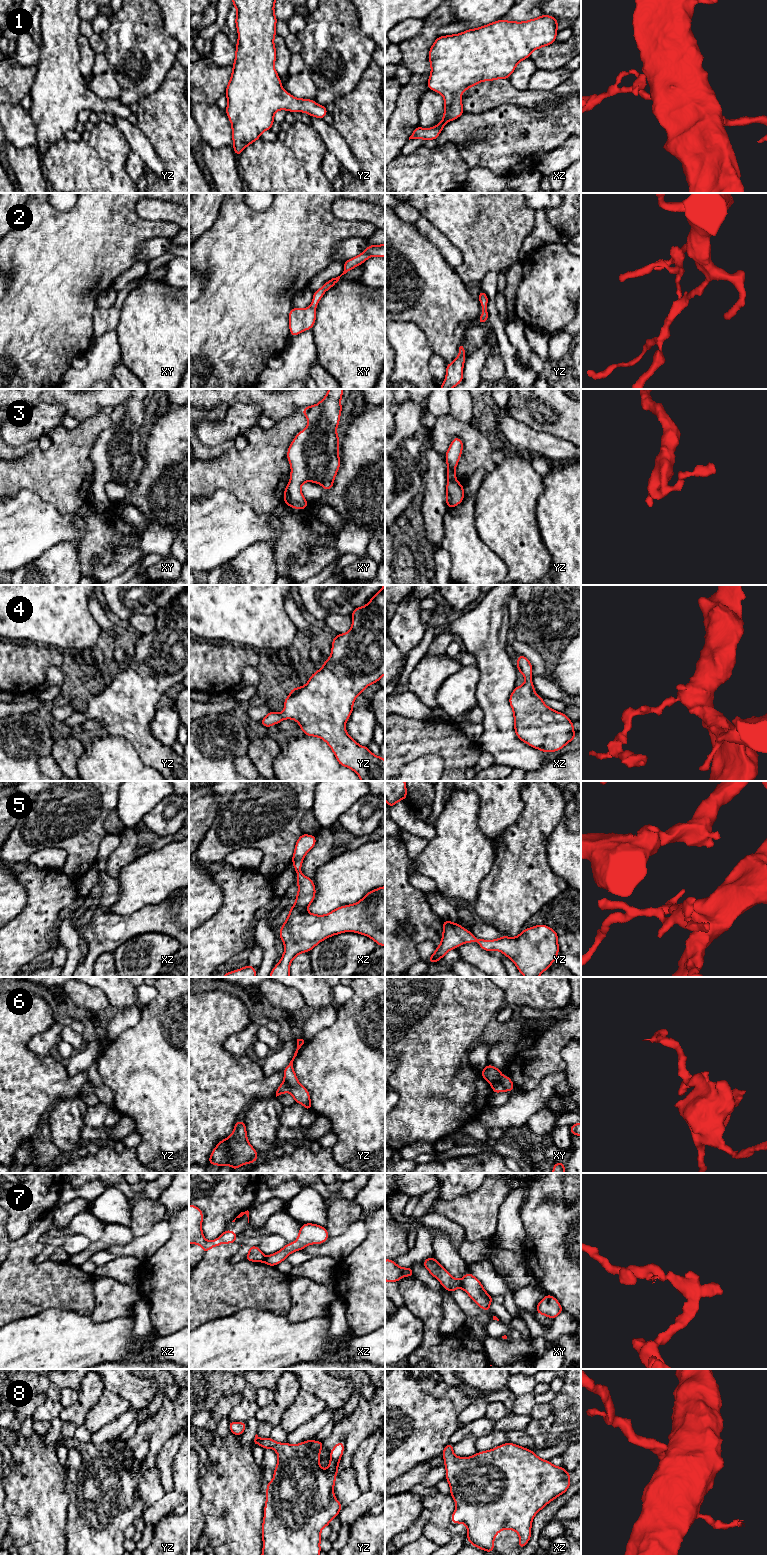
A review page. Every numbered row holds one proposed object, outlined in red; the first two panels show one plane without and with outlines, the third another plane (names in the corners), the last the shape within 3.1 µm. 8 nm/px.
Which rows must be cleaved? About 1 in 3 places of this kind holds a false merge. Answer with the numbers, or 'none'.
6, 7

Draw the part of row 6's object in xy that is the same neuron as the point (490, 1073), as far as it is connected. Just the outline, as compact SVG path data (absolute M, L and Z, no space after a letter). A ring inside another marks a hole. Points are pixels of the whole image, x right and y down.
M489 1063L482 1070L481 1075L491 1085L501 1083L507 1092L511 1092L515 1087L509 1076L502 1076L501 1069L491 1066Z

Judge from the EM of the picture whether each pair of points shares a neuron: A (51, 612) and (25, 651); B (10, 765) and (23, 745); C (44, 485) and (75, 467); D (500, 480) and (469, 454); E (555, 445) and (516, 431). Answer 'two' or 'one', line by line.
A: two
B: one
C: one
D: two
E: one

